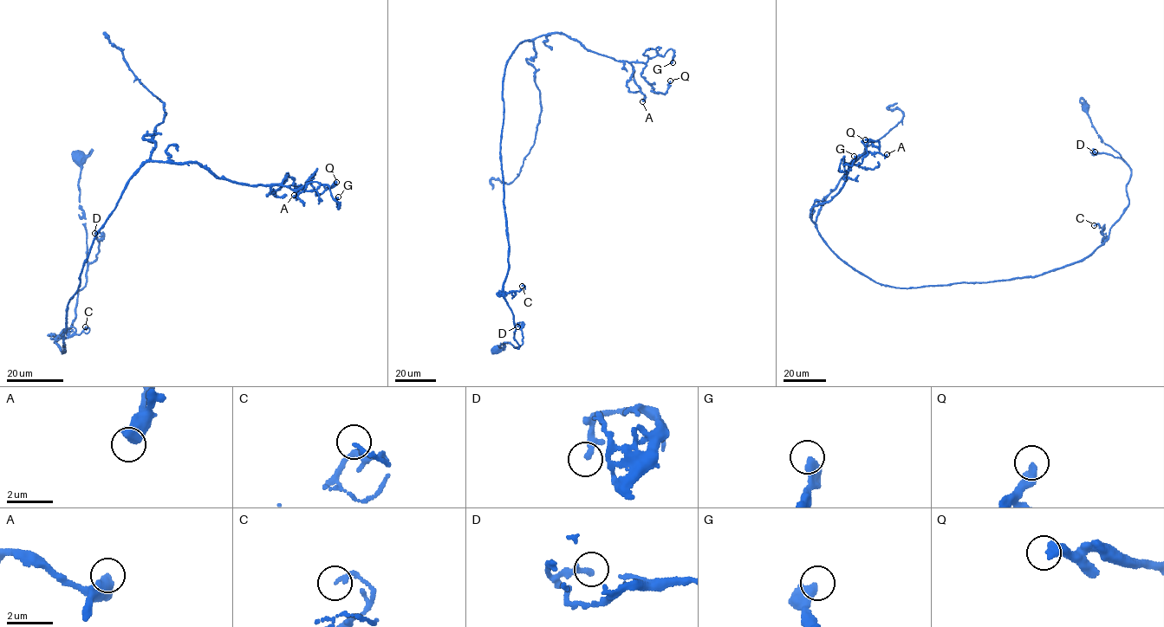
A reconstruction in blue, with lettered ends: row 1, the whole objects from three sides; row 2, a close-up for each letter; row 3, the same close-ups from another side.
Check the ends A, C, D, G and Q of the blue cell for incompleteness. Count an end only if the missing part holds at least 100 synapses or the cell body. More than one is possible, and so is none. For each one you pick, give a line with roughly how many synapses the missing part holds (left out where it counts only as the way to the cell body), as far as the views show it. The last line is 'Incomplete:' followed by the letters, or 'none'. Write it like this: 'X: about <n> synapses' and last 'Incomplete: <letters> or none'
Incomplete: none

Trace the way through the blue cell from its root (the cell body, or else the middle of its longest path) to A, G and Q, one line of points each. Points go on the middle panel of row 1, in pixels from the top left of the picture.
A: (497, 349), (519, 345), (503, 289), (509, 56), (519, 42), (565, 34), (629, 62), (642, 101)
G: (497, 349), (519, 345), (503, 289), (509, 56), (554, 33), (615, 61), (644, 62), (671, 48), (673, 62)
Q: (497, 349), (519, 345), (503, 289), (500, 153), (512, 52), (565, 34), (645, 62), (653, 91), (670, 80)

